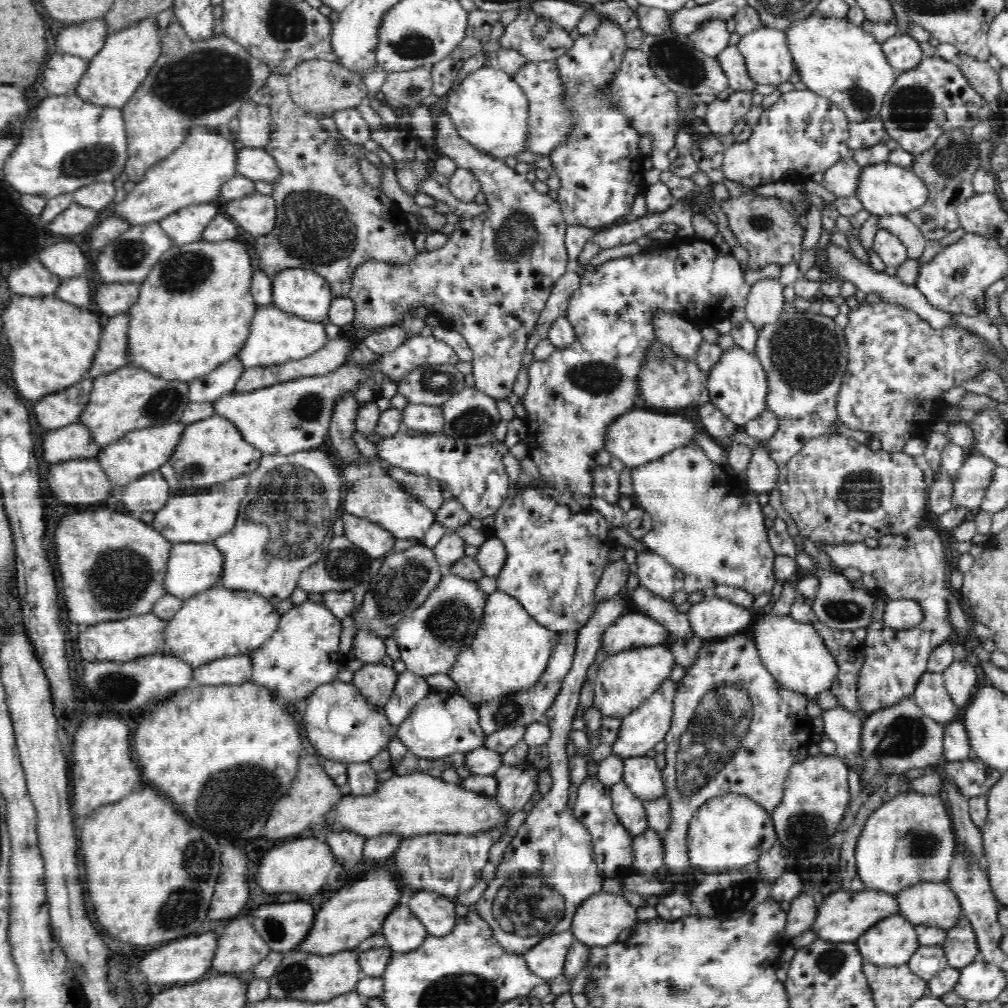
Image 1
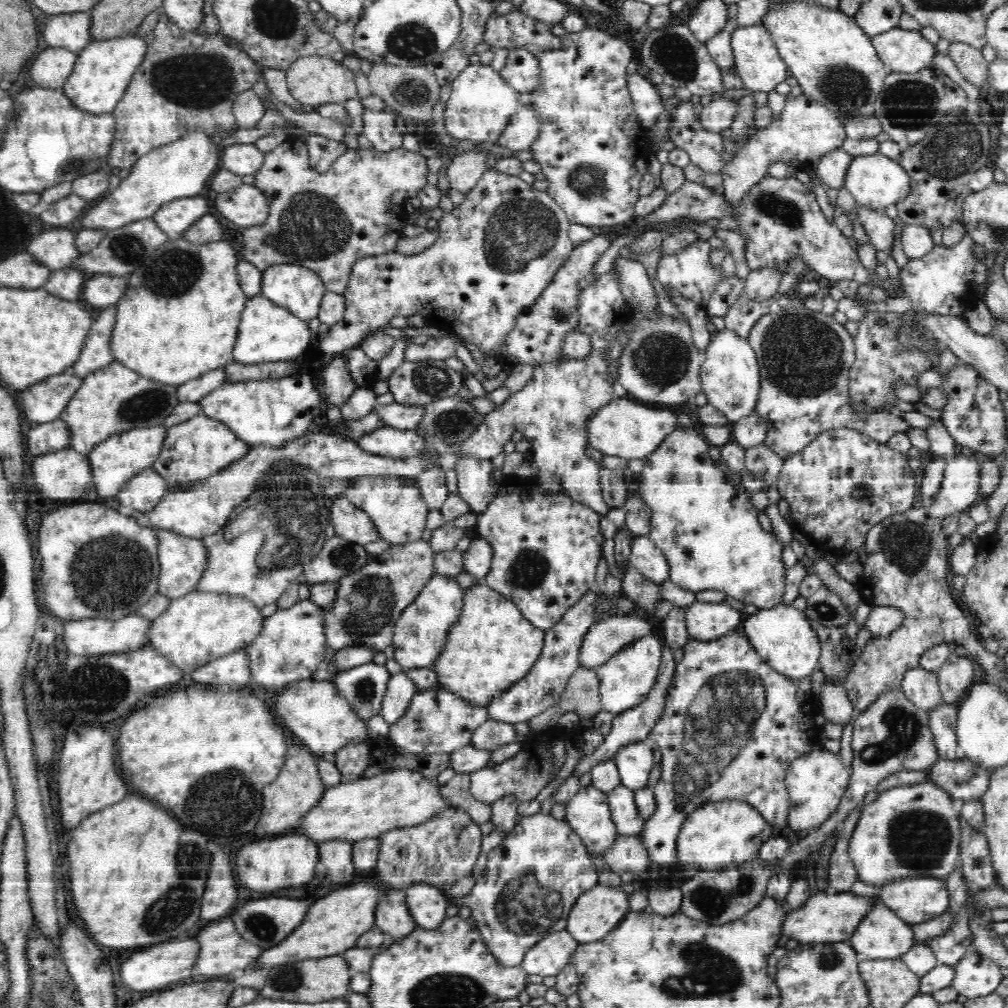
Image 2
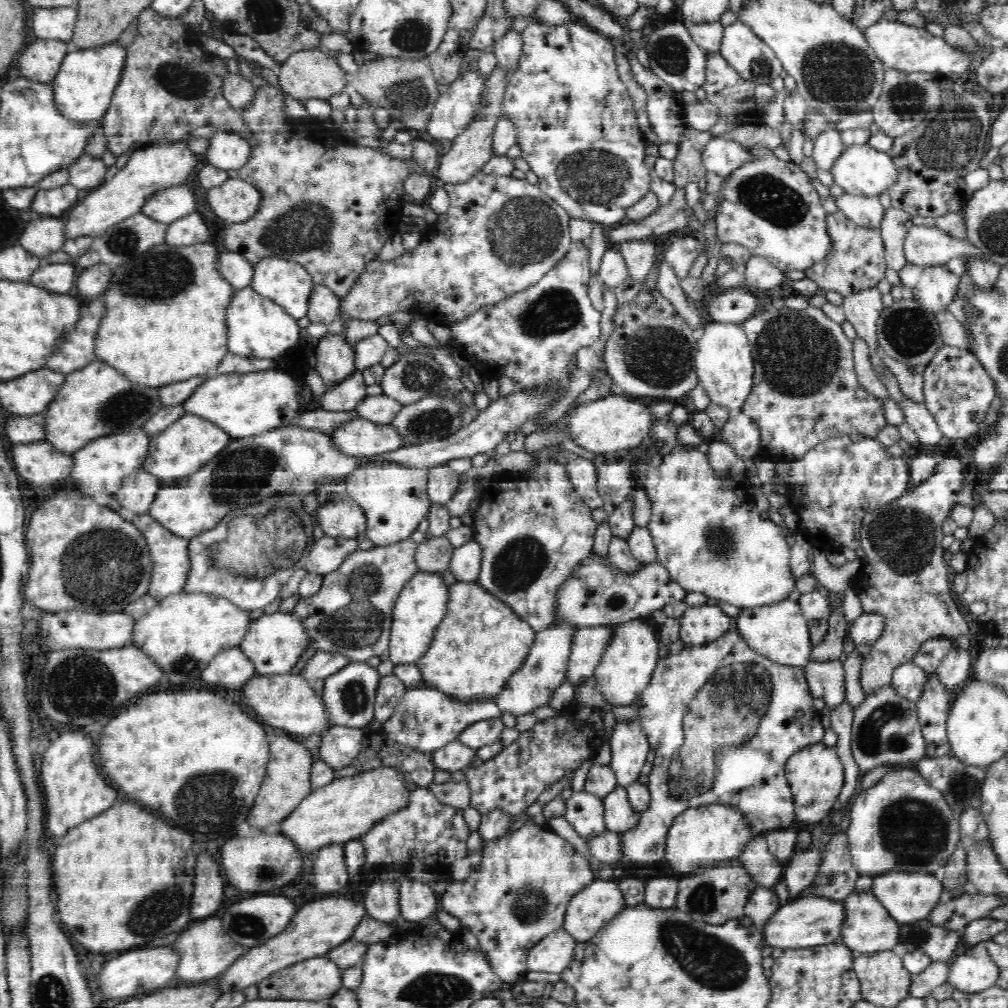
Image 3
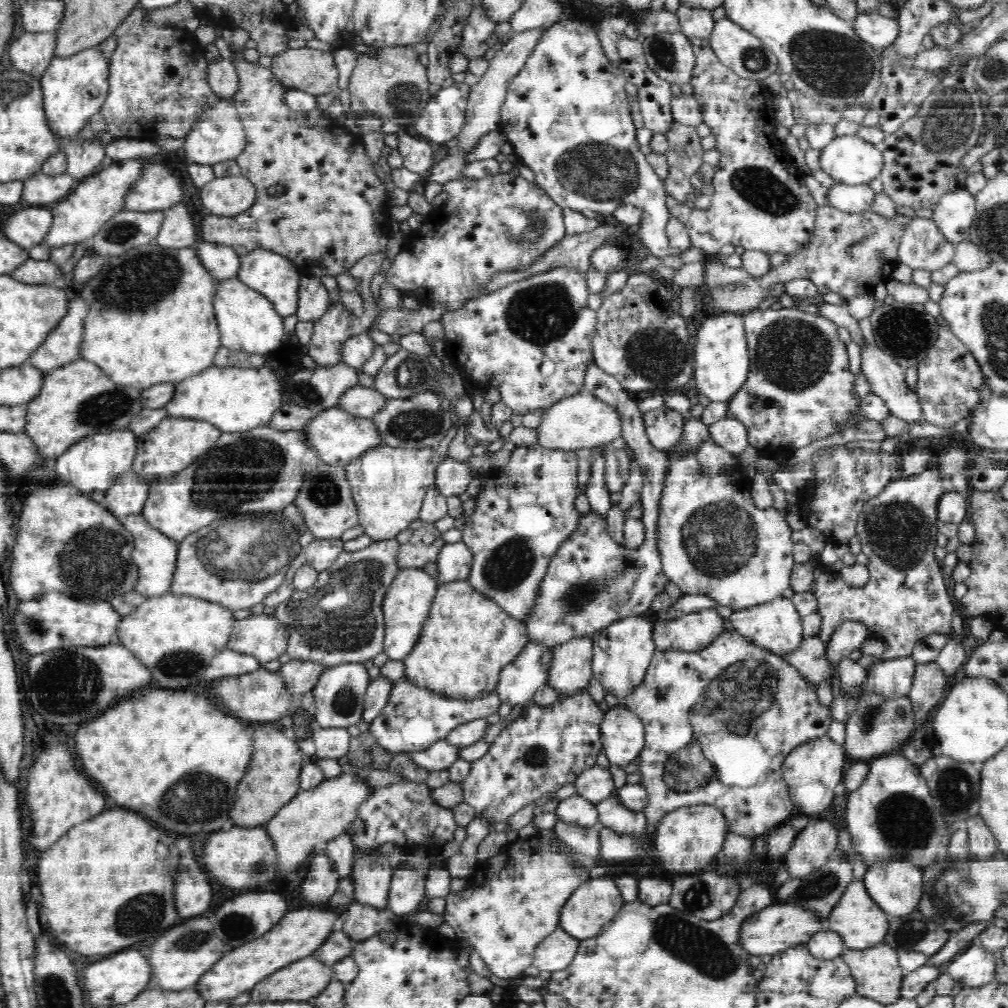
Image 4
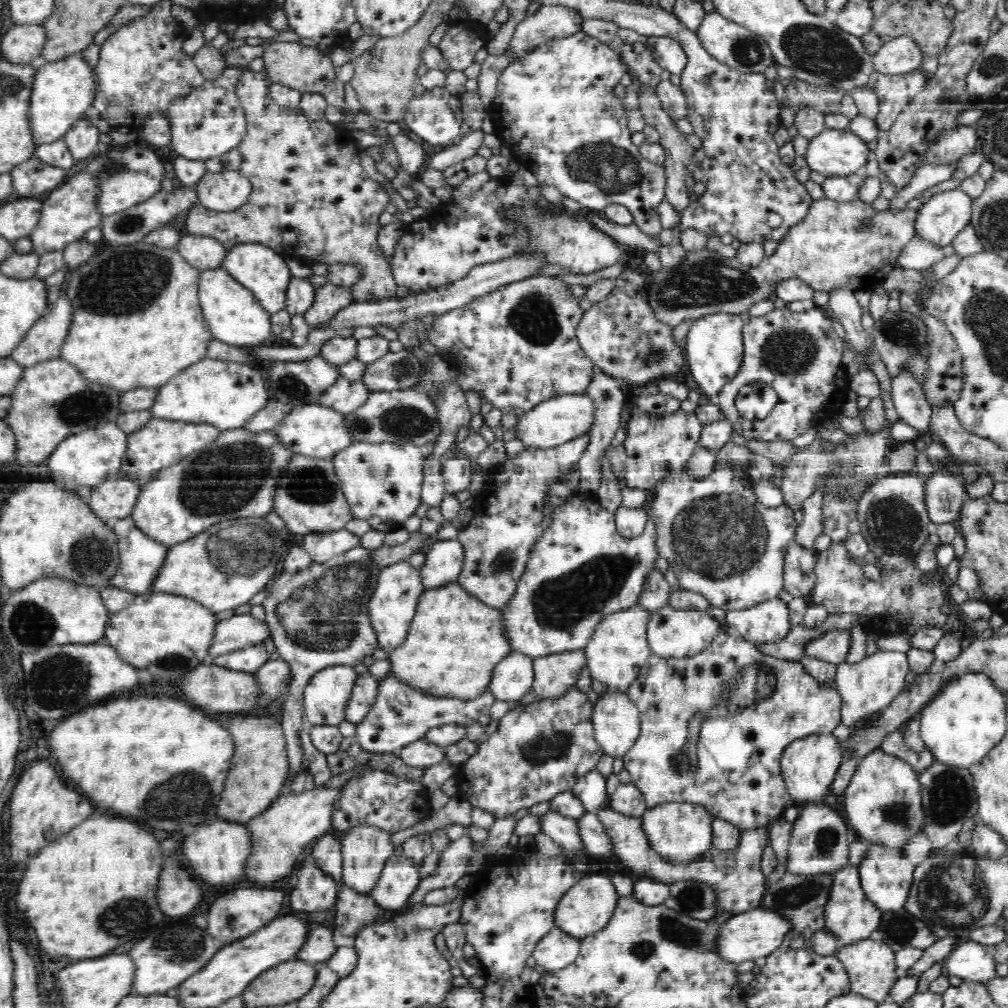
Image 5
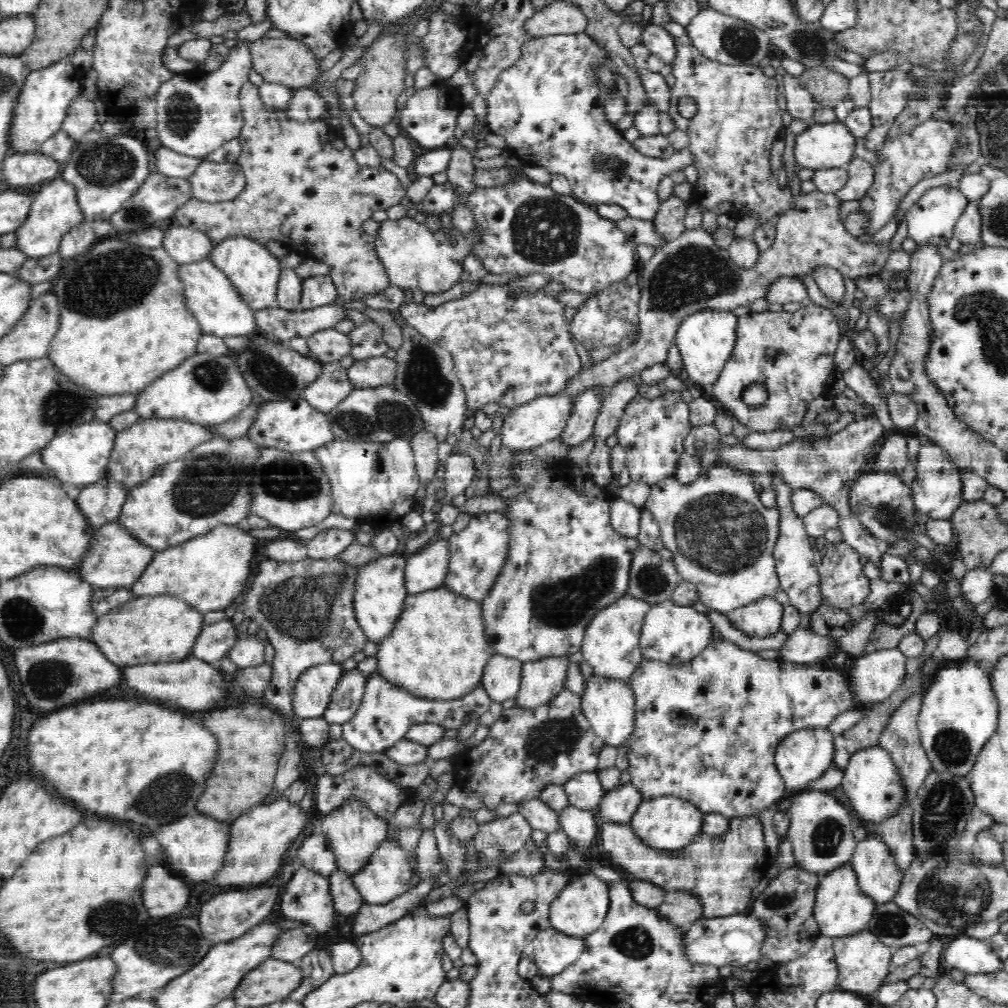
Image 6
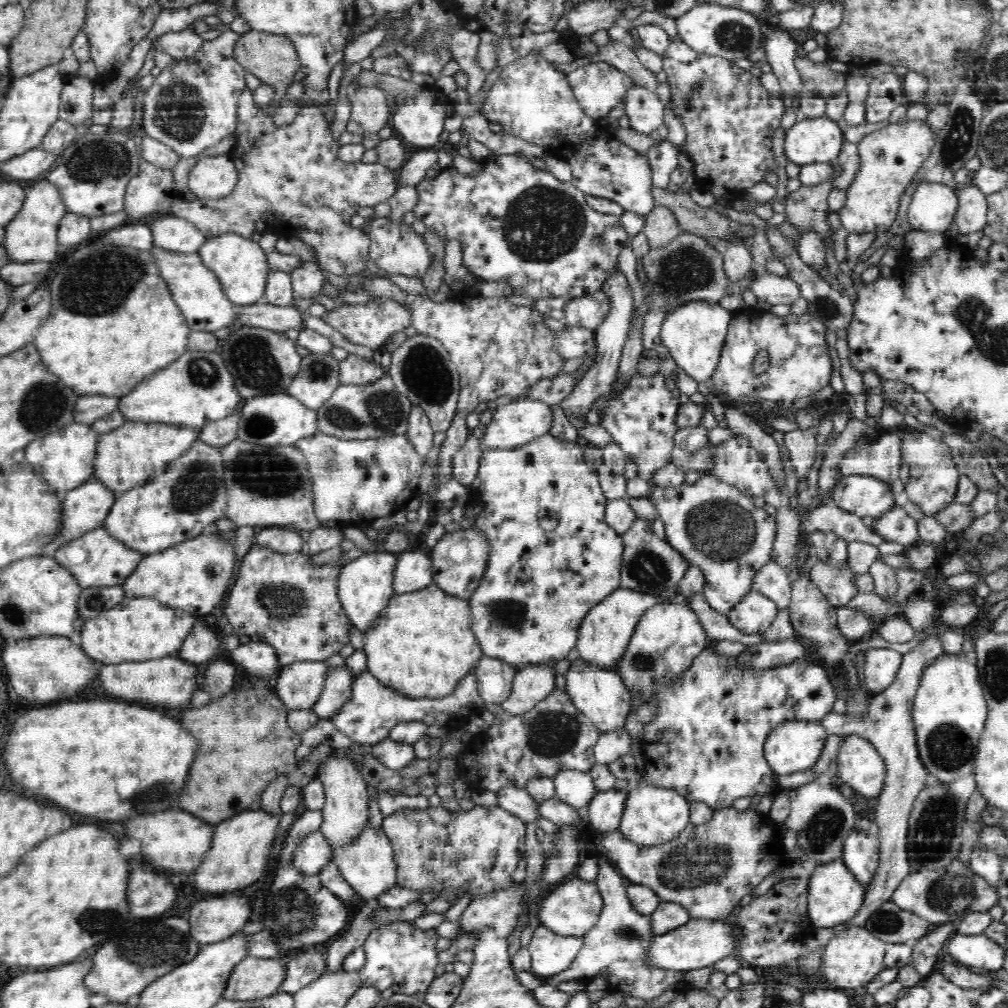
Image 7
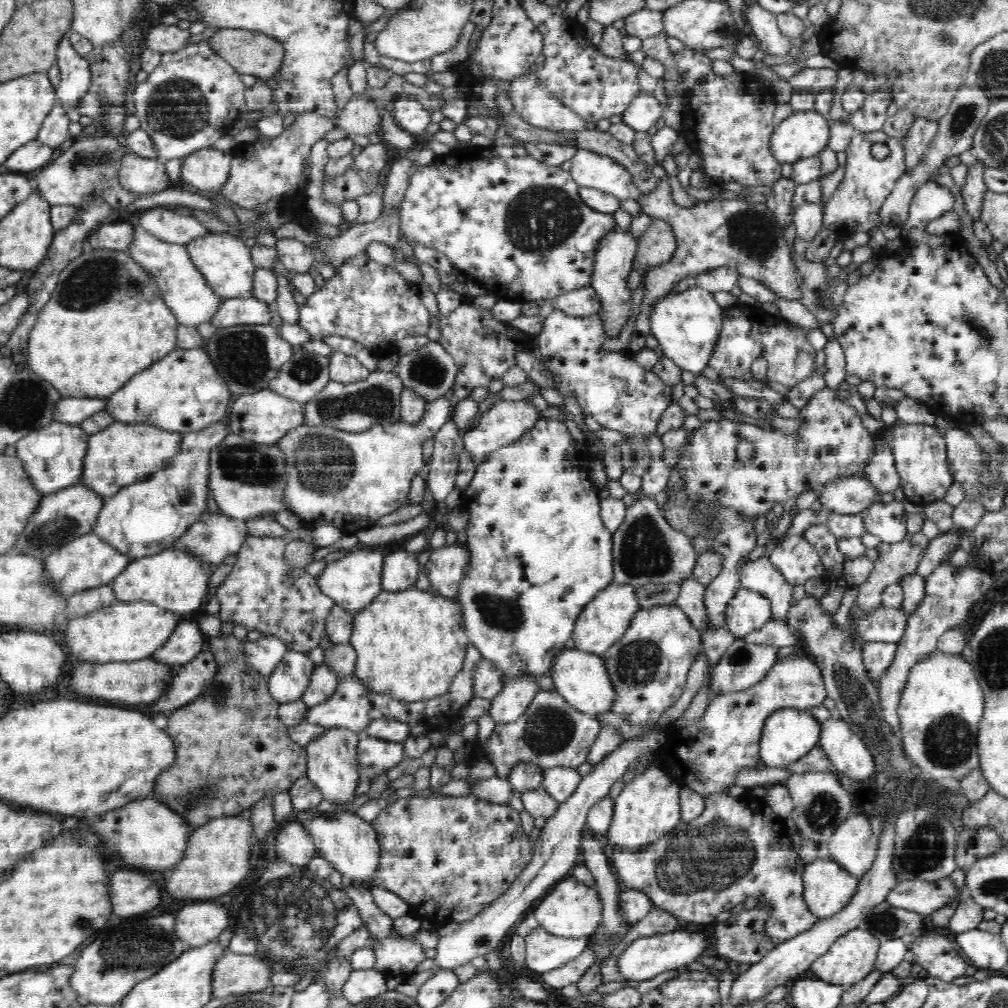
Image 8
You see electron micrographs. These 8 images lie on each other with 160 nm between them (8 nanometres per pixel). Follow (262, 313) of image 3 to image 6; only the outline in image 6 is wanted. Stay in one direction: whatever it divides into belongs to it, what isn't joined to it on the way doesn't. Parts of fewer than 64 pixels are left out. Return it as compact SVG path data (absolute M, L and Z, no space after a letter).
M207 259L190 266L182 265L181 274L181 280L186 286L186 303L206 334L220 338L228 336L252 338L257 335L257 317L253 313L253 308L242 299L241 292L214 260Z

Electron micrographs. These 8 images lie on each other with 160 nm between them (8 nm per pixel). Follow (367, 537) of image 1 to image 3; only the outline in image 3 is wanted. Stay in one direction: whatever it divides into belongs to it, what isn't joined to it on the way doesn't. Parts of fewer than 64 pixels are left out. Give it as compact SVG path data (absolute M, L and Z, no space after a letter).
M344 481L326 483L316 492L316 518L326 535L356 539L367 531L366 513L348 496Z

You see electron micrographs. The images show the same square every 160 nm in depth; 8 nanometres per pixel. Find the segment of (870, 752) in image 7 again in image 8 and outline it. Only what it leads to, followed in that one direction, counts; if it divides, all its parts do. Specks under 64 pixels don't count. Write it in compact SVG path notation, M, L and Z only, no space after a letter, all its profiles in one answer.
M840 719L822 725L822 733L819 746L826 751L834 770L854 781L869 782L878 764L864 740Z

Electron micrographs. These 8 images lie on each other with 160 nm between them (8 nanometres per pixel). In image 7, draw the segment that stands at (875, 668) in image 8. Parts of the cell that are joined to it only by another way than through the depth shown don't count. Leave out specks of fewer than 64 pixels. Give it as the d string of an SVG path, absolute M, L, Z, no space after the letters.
M873 648L865 656L864 671L867 692L873 696L884 693L896 680L904 654L893 649Z

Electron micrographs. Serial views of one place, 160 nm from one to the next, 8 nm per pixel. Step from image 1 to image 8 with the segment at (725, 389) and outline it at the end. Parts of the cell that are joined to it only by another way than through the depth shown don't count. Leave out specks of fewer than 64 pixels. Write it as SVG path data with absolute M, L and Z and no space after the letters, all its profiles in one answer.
M691 286L685 292L670 295L656 304L651 318L651 334L654 335L663 354L674 361L677 368L702 375L710 358L713 357L720 333L725 321L726 309L713 298L713 294L697 286Z

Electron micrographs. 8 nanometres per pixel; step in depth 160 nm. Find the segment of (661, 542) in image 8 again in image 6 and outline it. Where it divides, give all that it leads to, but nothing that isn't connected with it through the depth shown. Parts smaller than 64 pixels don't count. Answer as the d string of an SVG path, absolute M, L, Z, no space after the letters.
M642 546L633 560L628 596L651 605L670 601L680 582L672 560L663 560L658 553Z

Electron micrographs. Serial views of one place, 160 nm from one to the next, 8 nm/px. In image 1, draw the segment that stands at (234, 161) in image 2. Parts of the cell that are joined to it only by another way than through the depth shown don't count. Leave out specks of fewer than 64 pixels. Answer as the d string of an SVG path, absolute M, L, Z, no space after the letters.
M241 149L237 169L240 175L254 182L274 185L284 177L277 159L266 149Z

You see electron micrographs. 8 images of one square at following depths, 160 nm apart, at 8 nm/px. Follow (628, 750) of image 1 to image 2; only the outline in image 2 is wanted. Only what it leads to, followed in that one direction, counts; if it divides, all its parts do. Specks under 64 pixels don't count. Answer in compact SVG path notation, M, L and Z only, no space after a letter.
M665 647L661 668L652 690L648 693L646 701L625 713L615 716L612 732L605 737L605 742L594 752L594 754L582 758L575 767L575 770L578 771L578 773L584 775L585 773L591 772L594 768L602 764L601 762L606 762L607 760L616 757L616 754L618 754L622 748L628 748L628 746L634 746L634 744L642 744L642 742L647 744L651 743L650 736L652 736L654 728L656 728L658 722L662 720L662 716L664 716L664 712L666 712L666 704L668 702L667 694L672 688L676 667L677 664L674 662L673 652L670 651L668 647Z

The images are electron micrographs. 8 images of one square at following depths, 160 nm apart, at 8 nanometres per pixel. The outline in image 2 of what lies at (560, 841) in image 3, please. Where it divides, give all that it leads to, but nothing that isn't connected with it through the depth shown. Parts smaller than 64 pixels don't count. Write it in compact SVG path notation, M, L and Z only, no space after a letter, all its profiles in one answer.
M550 812L522 817L504 844L488 853L487 871L478 877L469 895L451 899L459 907L468 906L480 926L485 943L506 966L521 964L523 956L546 935L566 929L570 911L582 894L598 886L598 870L581 835L565 820L557 820Z

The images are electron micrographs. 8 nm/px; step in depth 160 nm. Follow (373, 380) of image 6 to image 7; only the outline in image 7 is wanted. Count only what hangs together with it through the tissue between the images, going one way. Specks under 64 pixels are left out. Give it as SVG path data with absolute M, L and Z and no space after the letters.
M356 354L348 355L348 359L341 362L341 384L342 385L365 385L372 384L384 377L389 377L384 367L361 358Z

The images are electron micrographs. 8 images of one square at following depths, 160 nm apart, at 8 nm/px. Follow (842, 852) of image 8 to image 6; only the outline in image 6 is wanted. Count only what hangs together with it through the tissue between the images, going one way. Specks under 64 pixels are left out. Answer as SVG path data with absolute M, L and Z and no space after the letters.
M868 836L866 840L856 846L854 858L850 862L857 874L857 881L861 891L870 897L876 906L882 906L892 902L895 894L901 889L905 881L905 869L897 863L894 852L883 841L880 842L876 836Z

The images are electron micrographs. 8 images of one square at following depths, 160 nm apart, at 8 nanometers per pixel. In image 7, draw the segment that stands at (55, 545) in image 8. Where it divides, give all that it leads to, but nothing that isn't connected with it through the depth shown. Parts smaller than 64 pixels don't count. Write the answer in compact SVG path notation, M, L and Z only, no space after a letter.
M97 476L77 489L69 490L64 500L66 514L63 544L104 526L119 494Z

